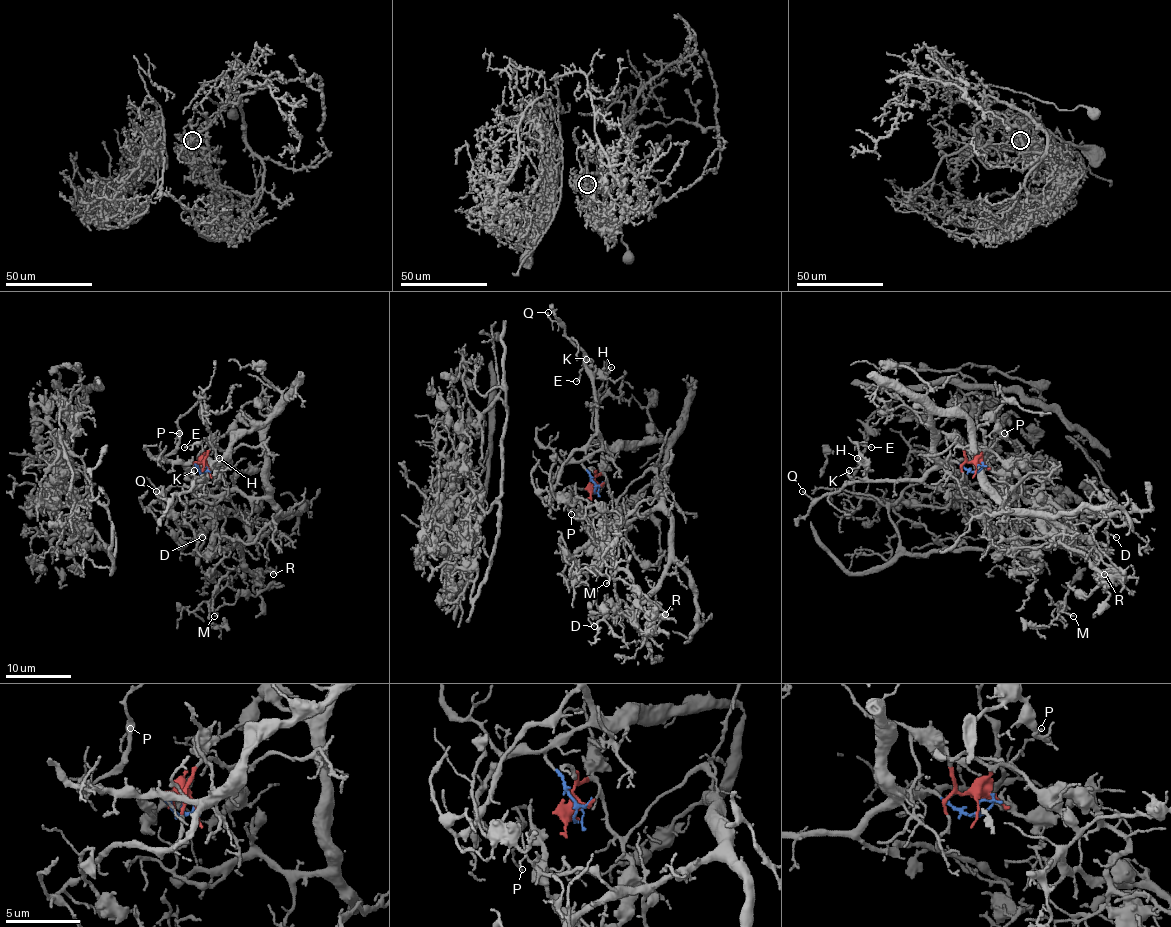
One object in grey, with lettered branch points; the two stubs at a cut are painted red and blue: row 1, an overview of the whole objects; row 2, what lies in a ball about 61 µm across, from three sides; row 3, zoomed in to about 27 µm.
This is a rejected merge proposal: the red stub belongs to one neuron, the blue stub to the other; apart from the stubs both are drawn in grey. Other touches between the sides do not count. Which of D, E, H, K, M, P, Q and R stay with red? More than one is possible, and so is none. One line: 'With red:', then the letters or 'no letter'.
With red: D, M, R

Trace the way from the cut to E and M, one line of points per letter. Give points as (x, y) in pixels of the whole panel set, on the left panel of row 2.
E: (208, 467), (201, 471), (190, 461), (203, 462), (210, 469), (201, 481), (203, 458), (200, 444), (185, 448)
M: (208, 467), (218, 448), (228, 459), (205, 500), (211, 524), (272, 583), (254, 596), (224, 586), (215, 616)

